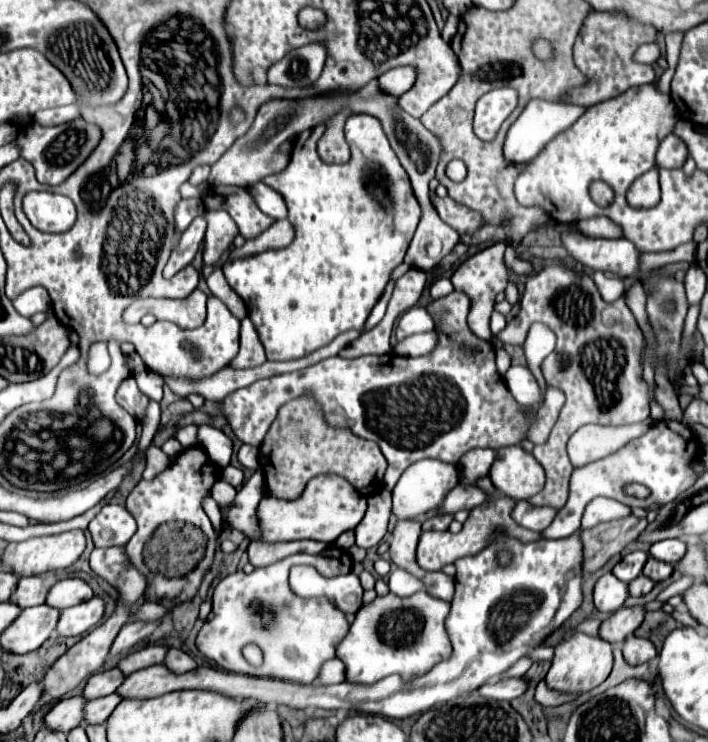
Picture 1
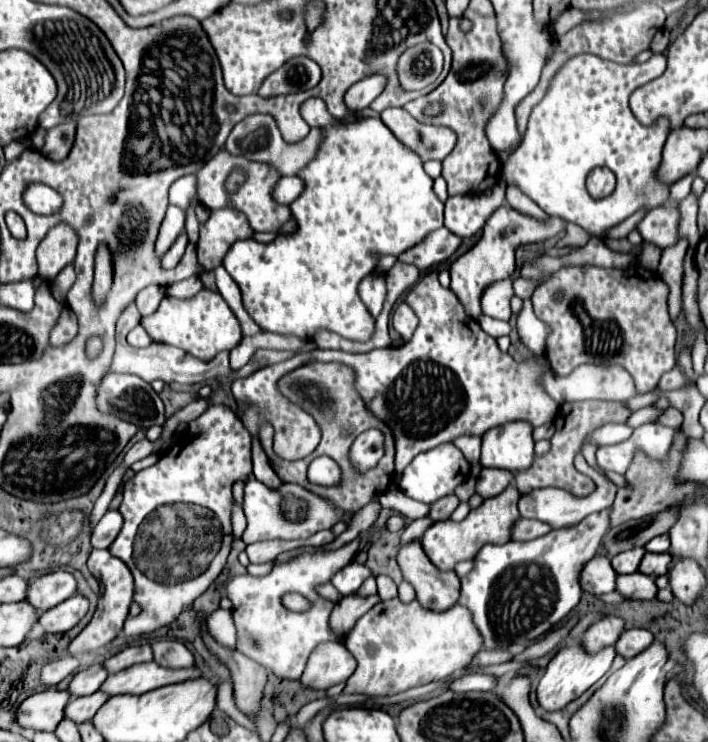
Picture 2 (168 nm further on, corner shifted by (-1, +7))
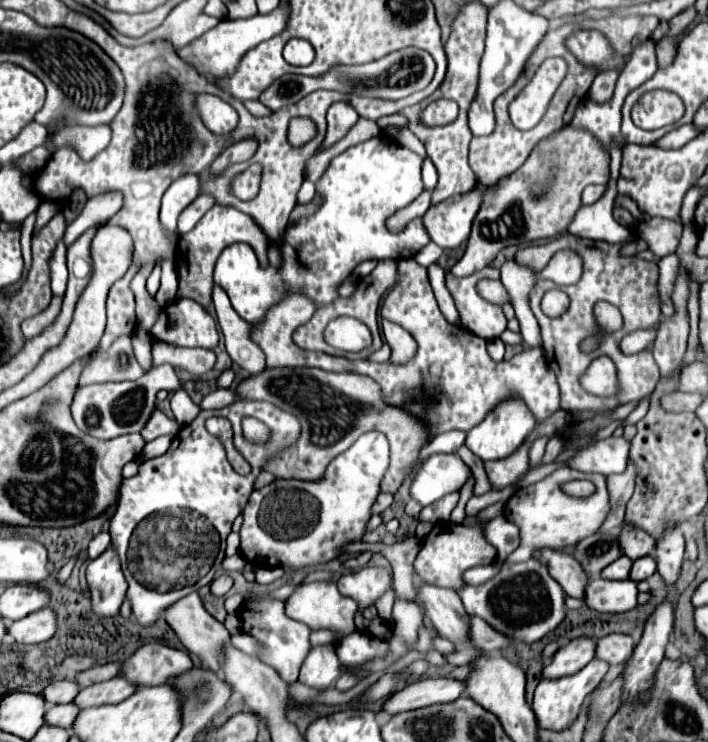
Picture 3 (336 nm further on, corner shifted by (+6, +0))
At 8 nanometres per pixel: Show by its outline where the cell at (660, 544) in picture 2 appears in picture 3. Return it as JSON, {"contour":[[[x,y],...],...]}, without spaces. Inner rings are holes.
{"contour":[[[633,523],[621,525],[617,541],[619,541],[619,551],[633,561],[639,557],[651,555],[653,547],[655,547],[655,539],[647,531],[643,531],[641,527],[637,527]]]}

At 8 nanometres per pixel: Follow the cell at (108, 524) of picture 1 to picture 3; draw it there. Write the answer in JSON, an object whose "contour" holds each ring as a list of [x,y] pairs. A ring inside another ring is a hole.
{"contour":[[[101,531],[99,535],[95,535],[93,539],[91,539],[91,543],[89,543],[89,557],[91,559],[95,559],[95,557],[99,557],[107,547],[109,547],[109,543],[111,543],[111,539],[109,539],[109,533],[105,533],[105,531]]]}

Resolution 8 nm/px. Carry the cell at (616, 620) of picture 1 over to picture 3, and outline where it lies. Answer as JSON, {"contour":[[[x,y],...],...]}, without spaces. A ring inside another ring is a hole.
{"contour":[[[591,637],[571,639],[567,645],[557,649],[551,663],[543,667],[541,679],[559,679],[581,671],[595,657],[595,641]]]}

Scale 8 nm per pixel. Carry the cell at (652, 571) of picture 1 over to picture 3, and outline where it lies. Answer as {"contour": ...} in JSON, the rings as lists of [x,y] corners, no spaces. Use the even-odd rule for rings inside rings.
{"contour":[[[645,555],[645,557],[641,557],[641,559],[637,559],[637,561],[633,563],[631,579],[633,579],[633,581],[643,581],[643,579],[649,579],[655,571],[657,571],[655,559],[653,559],[651,555]]]}

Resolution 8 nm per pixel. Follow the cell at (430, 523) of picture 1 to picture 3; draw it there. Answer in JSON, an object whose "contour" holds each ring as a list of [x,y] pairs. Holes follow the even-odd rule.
{"contour":[[[451,493],[445,495],[443,499],[439,499],[437,503],[431,503],[427,507],[423,507],[423,511],[419,513],[419,521],[431,521],[431,523],[439,523],[439,521],[449,521],[451,511],[455,509],[459,501],[459,493]]]}

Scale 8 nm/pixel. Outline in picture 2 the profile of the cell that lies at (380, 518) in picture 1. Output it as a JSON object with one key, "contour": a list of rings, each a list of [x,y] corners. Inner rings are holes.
{"contour":[[[370,530],[362,532],[356,540],[344,544],[338,550],[316,550],[316,552],[302,552],[294,558],[290,558],[288,562],[274,562],[272,570],[266,576],[250,576],[250,574],[238,574],[234,578],[230,578],[226,582],[226,596],[232,602],[232,618],[236,624],[236,636],[238,636],[238,652],[242,652],[244,656],[248,656],[250,660],[258,662],[260,666],[264,666],[266,670],[270,670],[272,674],[276,674],[278,678],[288,678],[288,680],[298,680],[306,668],[308,656],[312,654],[312,650],[322,644],[322,642],[332,642],[338,640],[338,636],[334,634],[334,630],[330,628],[330,614],[334,610],[334,604],[326,598],[322,598],[318,594],[318,586],[326,584],[332,580],[332,576],[348,566],[352,562],[352,558],[358,552],[358,546],[364,538],[370,536]],[[286,592],[298,592],[304,594],[310,600],[310,608],[306,612],[290,612],[282,606],[282,596]],[[252,640],[258,642],[258,646],[252,644]]]}

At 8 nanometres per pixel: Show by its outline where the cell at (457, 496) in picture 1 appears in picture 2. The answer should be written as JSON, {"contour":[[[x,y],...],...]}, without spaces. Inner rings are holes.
{"contour":[[[484,468],[478,482],[476,482],[476,494],[482,498],[492,498],[496,494],[500,494],[514,476],[510,476],[510,472],[498,472],[496,468]]]}

